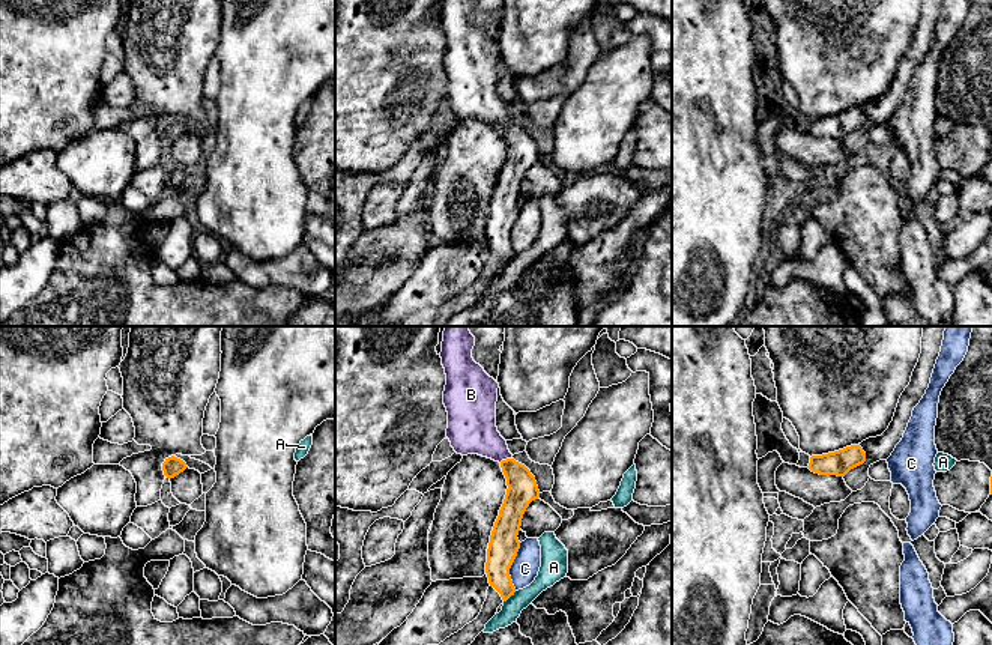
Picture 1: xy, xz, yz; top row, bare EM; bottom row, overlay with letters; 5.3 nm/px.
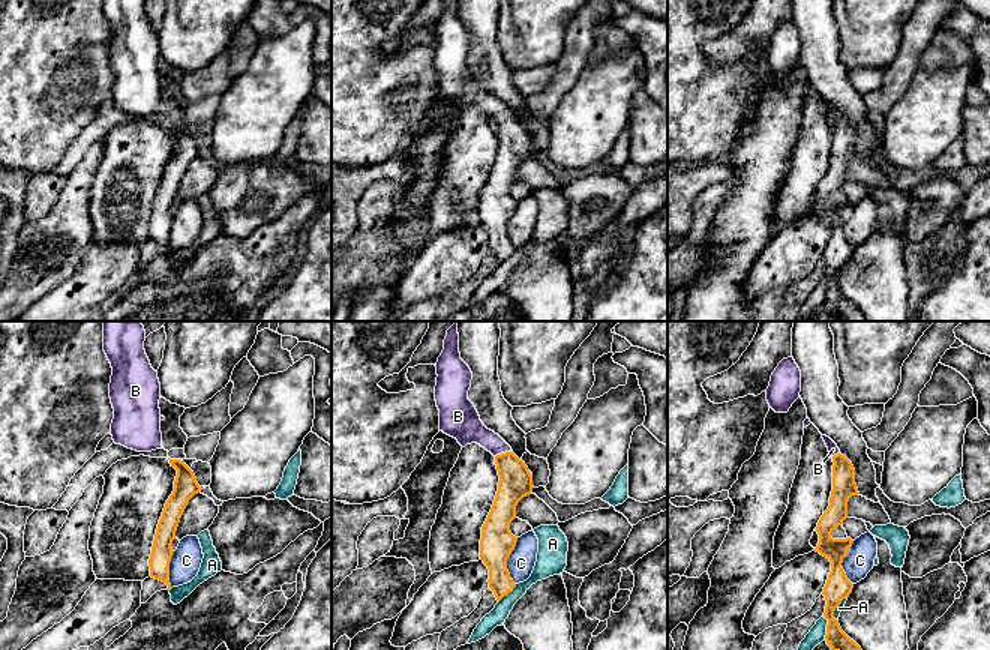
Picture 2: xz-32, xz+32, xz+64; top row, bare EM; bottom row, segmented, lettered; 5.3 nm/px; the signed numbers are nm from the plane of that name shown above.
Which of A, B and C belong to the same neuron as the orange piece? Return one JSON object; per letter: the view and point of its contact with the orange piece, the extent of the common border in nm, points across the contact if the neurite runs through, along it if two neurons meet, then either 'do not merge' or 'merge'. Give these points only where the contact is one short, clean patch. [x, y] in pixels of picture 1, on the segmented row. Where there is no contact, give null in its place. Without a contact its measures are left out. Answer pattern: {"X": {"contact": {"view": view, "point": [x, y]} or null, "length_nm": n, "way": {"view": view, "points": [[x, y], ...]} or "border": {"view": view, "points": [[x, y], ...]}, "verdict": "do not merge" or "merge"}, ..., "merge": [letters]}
{"A": {"contact": {"view": "xz", "point": [510, 596]}, "length_nm": 90, "border": {"view": "xz", "points": [[516, 591], [504, 602]]}, "verdict": "do not merge"}, "B": {"contact": {"view": "xz", "point": [507, 459]}, "length_nm": 80, "way": {"view": "xz", "points": [[522, 489], [522, 483], [507, 459], [472, 429]]}, "verdict": "merge"}, "C": {"contact": {"view": "xz", "point": [510, 567]}, "length_nm": 260, "border": {"view": "xz", "points": [[520, 543], [510, 569], [514, 590]]}, "verdict": "do not merge"}, "merge": ["B"]}

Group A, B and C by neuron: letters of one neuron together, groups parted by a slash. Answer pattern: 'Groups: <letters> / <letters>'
Groups: A / B / C

